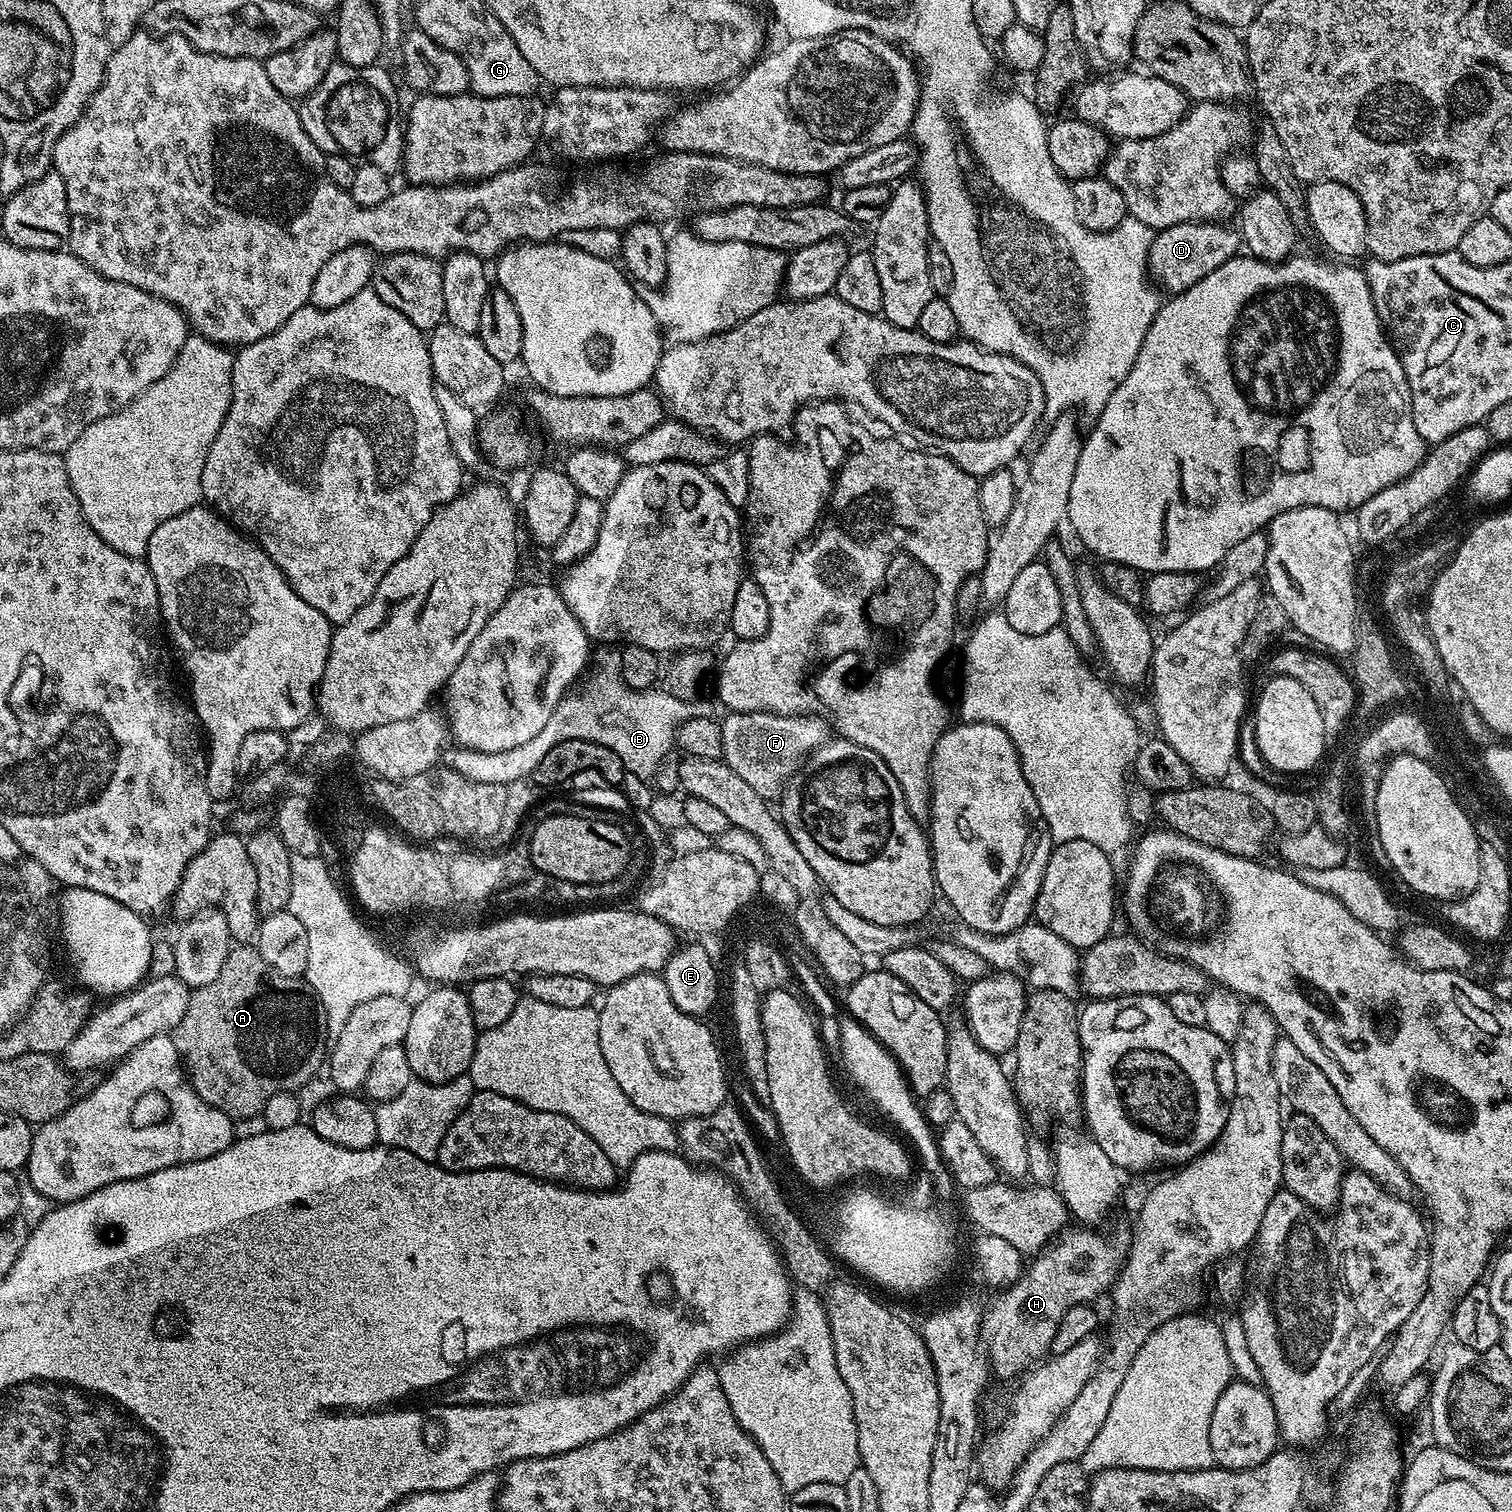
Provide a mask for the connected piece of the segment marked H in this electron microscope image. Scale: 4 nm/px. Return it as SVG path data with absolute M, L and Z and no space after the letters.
M1069 1226L1064 1229L1063 1232L1060 1233L1059 1236L1056 1237L1055 1240L1052 1241L1051 1244L1048 1245L1047 1248L1043 1249L1035 1257L1036 1260L1032 1265L1030 1263L1023 1269L1023 1272L1020 1275L1020 1279L1016 1281L1015 1284L1011 1284L1008 1287L1005 1287L1000 1297L997 1298L996 1301L993 1302L989 1308L986 1308L986 1311L982 1316L982 1336L986 1341L986 1355L988 1358L988 1362L993 1373L996 1372L1000 1376L1017 1376L1017 1378L1023 1377L1025 1373L1029 1371L1033 1366L1041 1363L1049 1355L1052 1343L1054 1342L1054 1334L1058 1334L1058 1326L1062 1322L1062 1318L1066 1318L1066 1312L1073 1308L1074 1306L1078 1306L1079 1304L1092 1304L1096 1302L1096 1299L1099 1298L1100 1295L1107 1293L1109 1289L1111 1289L1112 1285L1116 1283L1117 1276L1120 1275L1120 1269L1124 1267L1126 1263L1126 1257L1128 1255L1128 1248L1130 1245L1130 1236L1127 1231L1124 1232L1116 1232L1112 1237L1103 1236L1102 1233L1096 1232L1095 1227L1092 1226L1076 1226L1080 1228L1075 1228L1075 1226Z

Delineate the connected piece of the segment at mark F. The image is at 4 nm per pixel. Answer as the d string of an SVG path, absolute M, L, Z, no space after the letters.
M728 712L725 717L720 725L724 763L769 802L783 797L786 785L801 771L812 752L830 739L828 724L824 721L827 719L820 714L783 716L777 712Z

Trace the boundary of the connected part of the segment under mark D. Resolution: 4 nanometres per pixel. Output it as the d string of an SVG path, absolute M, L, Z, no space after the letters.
M1196 221L1159 229L1153 235L1151 250L1148 251L1149 275L1157 285L1164 285L1168 293L1176 295L1232 260L1241 246L1239 231L1226 227L1222 222Z

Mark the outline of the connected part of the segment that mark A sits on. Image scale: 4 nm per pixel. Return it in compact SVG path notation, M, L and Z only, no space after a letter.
M236 946L229 951L218 978L189 995L186 1012L170 1035L192 1089L234 1122L261 1115L274 1094L300 1090L326 1060L319 1000L301 977L278 974L254 946Z

